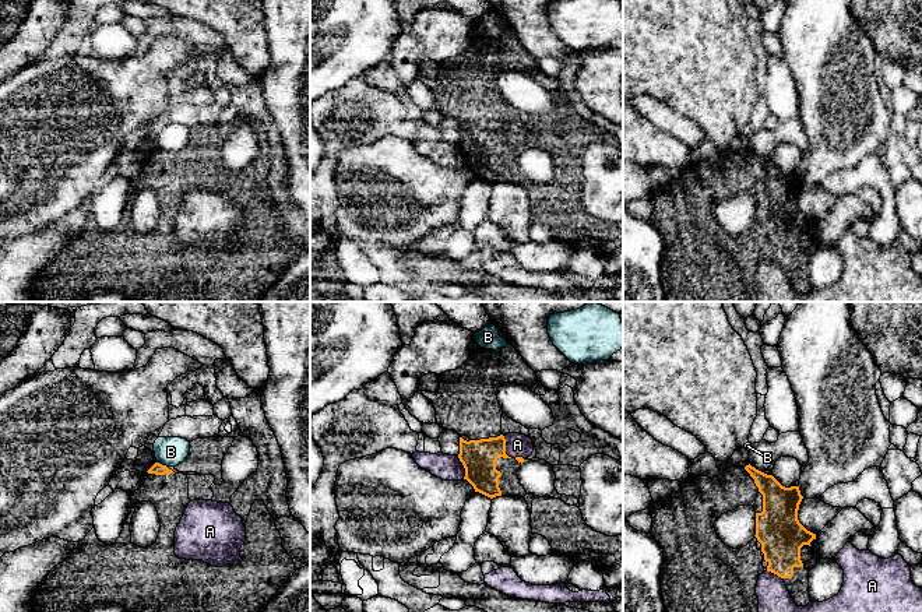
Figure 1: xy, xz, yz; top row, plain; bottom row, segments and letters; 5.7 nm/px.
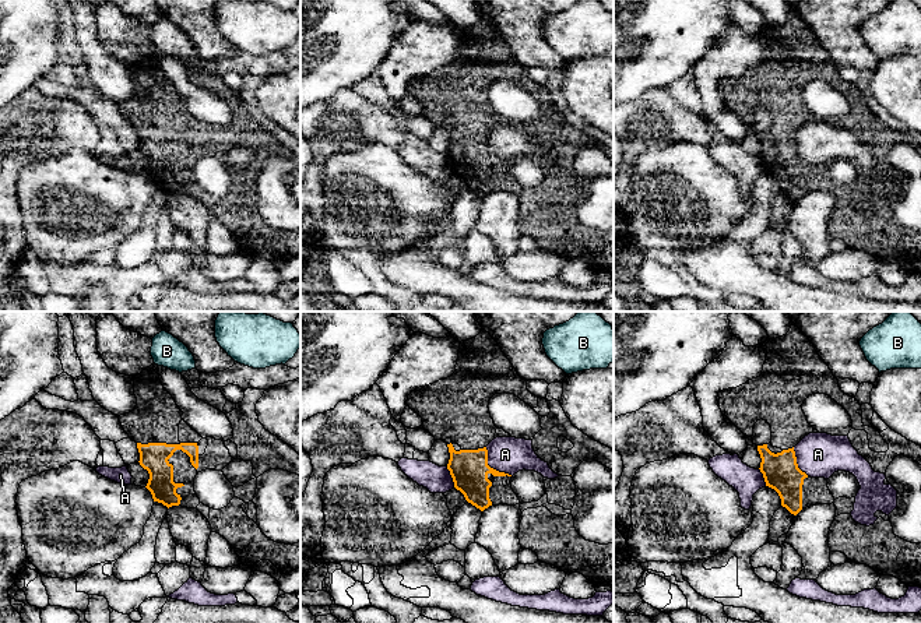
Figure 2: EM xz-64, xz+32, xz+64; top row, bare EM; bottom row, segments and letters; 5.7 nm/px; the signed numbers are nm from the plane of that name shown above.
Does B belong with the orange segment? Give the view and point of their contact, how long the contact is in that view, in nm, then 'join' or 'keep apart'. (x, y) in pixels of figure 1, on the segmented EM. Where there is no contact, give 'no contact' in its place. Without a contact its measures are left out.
contact xy (161, 464); length 70 nm; keep apart

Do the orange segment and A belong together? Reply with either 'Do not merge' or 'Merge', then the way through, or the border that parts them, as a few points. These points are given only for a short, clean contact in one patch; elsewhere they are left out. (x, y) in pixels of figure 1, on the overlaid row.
Do not merge

